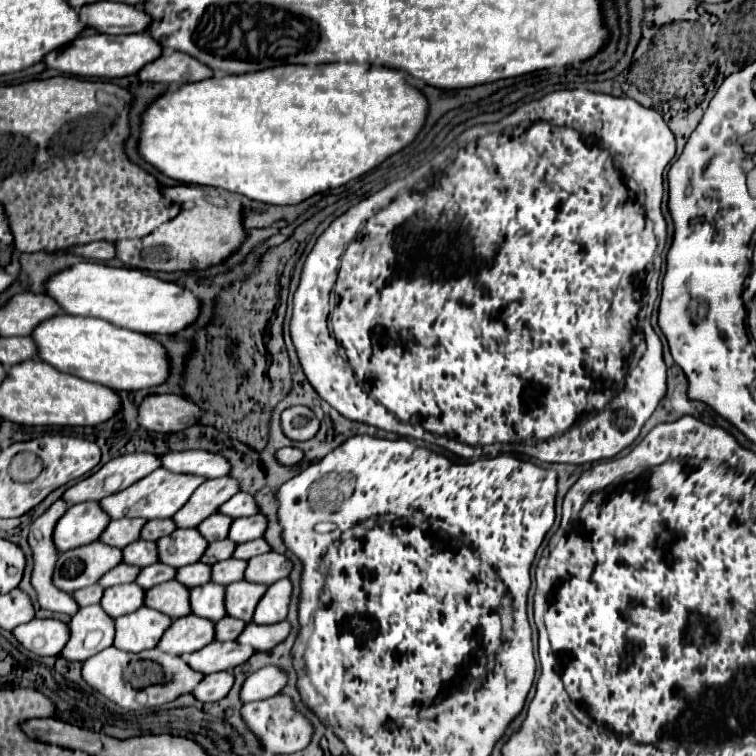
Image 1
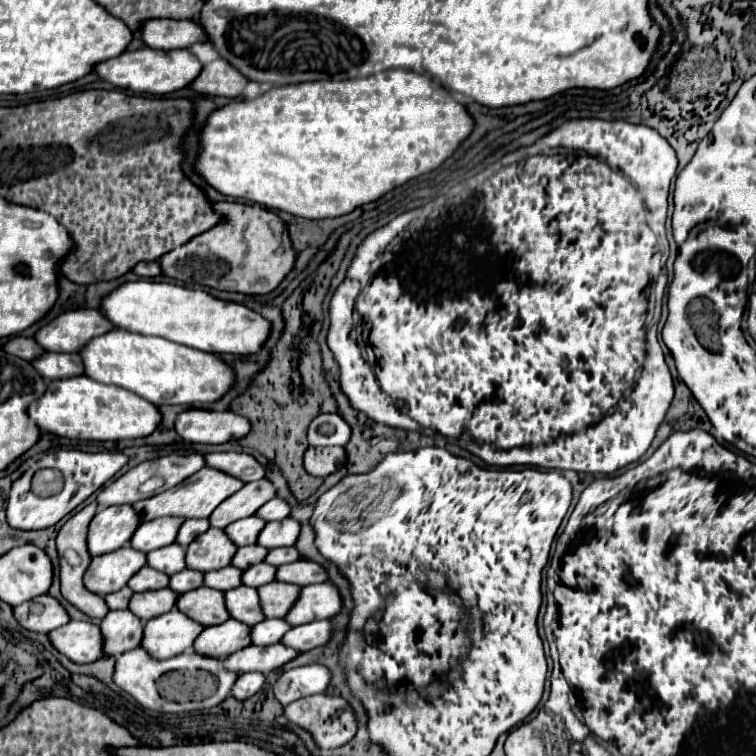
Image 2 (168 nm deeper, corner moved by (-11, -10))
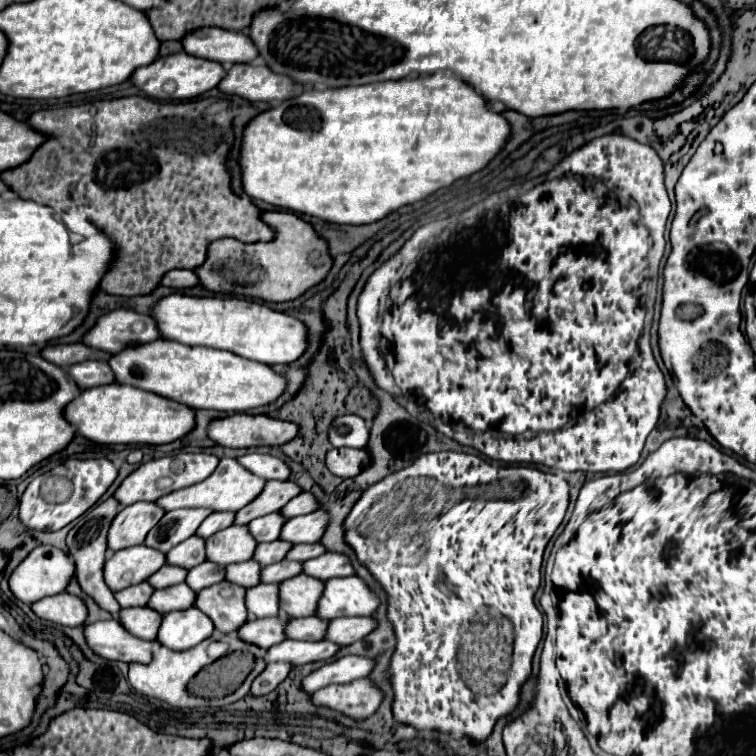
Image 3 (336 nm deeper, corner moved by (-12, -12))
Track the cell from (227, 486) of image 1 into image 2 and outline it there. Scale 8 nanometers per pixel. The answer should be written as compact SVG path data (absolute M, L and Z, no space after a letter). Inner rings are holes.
M257 480L251 484L245 484L241 490L225 498L209 516L211 528L225 528L227 524L253 516L263 502L271 500L275 496L275 486L271 486L269 480Z

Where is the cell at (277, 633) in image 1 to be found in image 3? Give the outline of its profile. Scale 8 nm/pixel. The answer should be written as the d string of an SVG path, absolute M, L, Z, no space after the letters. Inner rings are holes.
M356 616L356 618L334 618L330 620L326 640L332 640L336 644L354 644L356 640L362 640L370 632L378 628L378 620L372 616Z

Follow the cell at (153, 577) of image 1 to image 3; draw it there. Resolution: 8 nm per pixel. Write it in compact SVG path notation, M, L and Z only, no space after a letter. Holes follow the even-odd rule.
M204 562L204 564L198 564L196 568L192 568L188 572L186 584L192 586L196 592L200 592L200 590L204 590L208 586L214 586L214 584L222 582L224 574L226 574L224 566L214 564L214 562Z

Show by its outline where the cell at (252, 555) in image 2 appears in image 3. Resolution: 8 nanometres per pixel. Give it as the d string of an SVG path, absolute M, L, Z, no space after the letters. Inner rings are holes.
M276 540L276 542L268 542L268 544L258 544L256 548L256 558L254 560L260 560L260 564L268 566L268 564L274 564L274 562L280 562L286 558L286 554L290 552L292 544L286 542L286 540Z

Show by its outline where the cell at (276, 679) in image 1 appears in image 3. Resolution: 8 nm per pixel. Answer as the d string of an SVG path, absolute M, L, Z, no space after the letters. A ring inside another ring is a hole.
M344 656L338 658L336 662L330 662L322 666L320 670L314 670L310 676L302 680L302 688L312 694L324 686L330 684L344 684L356 678L364 678L372 672L376 660L368 656Z

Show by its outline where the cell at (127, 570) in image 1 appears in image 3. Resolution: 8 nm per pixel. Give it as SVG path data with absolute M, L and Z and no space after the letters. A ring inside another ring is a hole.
M164 564L148 582L160 590L160 588L168 588L168 586L174 586L174 584L180 584L184 582L188 576L188 570L186 568L180 568L180 566L172 566L172 564Z

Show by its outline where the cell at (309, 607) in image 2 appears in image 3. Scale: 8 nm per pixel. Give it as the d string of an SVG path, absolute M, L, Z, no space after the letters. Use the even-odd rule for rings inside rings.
M332 578L326 582L316 614L328 620L338 616L372 616L378 606L380 598L362 578Z

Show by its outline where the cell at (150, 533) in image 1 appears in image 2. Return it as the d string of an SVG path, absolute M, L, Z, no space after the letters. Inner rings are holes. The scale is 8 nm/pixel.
M203 518L203 520L185 520L183 522L183 526L179 528L179 532L177 532L177 538L175 538L175 542L179 544L179 546L189 546L189 542L191 540L195 540L199 534L203 534L205 530L209 528L209 522Z

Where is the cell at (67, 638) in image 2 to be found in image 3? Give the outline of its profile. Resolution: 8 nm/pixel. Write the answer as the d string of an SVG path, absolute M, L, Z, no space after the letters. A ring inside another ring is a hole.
M110 618L106 622L96 622L86 626L88 646L108 660L122 662L140 662L150 664L154 650L160 646L158 640L142 640L130 634L118 618Z

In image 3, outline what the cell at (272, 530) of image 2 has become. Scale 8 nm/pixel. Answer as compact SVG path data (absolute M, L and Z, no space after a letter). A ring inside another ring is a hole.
M318 510L318 512L310 512L304 516L296 516L290 518L284 524L284 532L282 532L282 540L288 540L292 544L304 544L304 542L320 542L326 528L328 528L330 516L326 510Z

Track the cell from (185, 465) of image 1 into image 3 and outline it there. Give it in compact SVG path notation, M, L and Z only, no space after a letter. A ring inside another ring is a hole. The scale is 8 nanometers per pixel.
M246 454L238 460L240 464L244 464L244 468L254 472L256 476L264 476L266 480L288 480L292 474L290 466L284 460L270 454Z

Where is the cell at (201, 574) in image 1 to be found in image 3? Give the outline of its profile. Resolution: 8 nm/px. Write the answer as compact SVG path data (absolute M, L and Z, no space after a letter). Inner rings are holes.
M256 560L230 564L230 566L226 566L226 580L236 582L244 588L252 588L252 586L258 586L262 582L260 572L262 572L262 566Z

